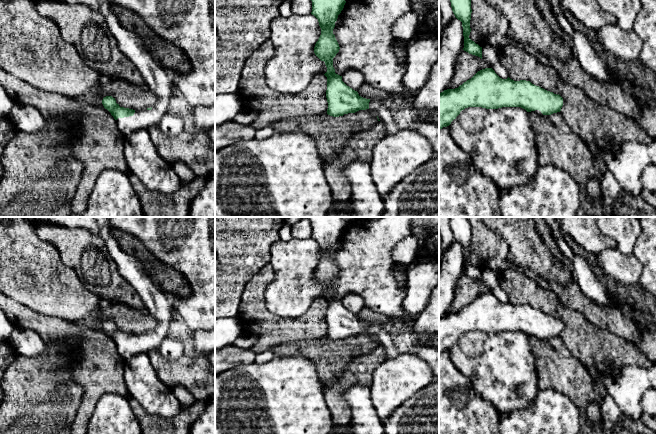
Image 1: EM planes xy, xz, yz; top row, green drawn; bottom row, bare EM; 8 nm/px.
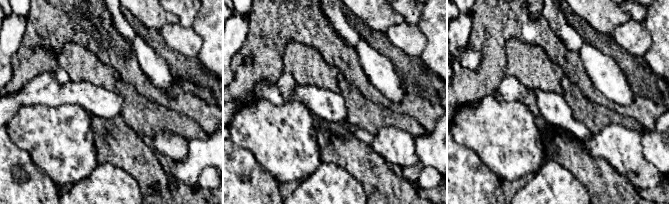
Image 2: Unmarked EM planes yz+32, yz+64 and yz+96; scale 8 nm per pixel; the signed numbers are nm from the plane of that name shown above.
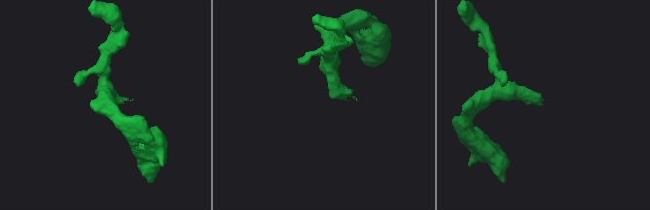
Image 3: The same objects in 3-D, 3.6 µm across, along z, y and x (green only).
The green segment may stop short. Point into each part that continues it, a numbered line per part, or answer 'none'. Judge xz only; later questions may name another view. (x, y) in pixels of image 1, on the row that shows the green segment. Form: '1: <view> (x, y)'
1: xz (383, 111)

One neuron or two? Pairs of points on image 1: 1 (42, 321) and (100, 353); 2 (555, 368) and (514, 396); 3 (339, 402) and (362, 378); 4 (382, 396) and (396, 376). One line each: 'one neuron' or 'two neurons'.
1: one neuron
2: two neurons
3: one neuron
4: one neuron

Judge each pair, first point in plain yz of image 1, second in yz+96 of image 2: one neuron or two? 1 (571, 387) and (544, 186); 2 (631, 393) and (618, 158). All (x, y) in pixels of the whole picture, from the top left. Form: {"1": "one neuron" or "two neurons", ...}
{"1": "two neurons", "2": "two neurons"}

